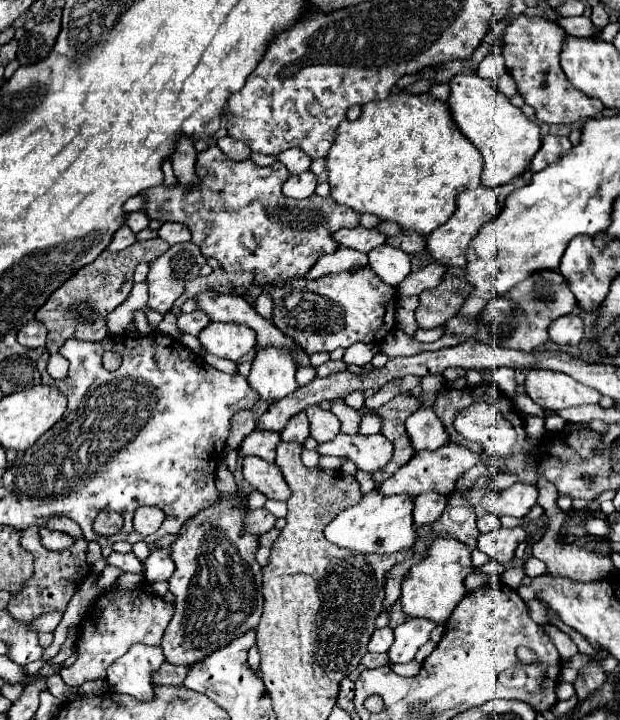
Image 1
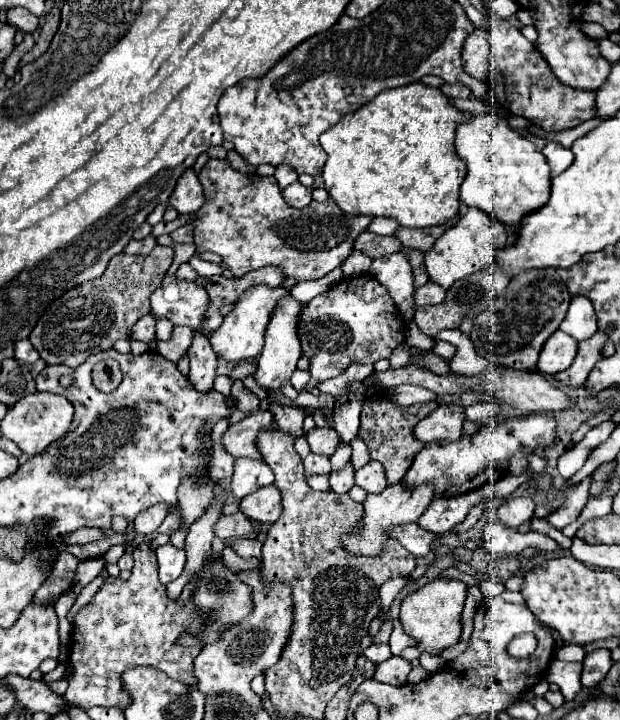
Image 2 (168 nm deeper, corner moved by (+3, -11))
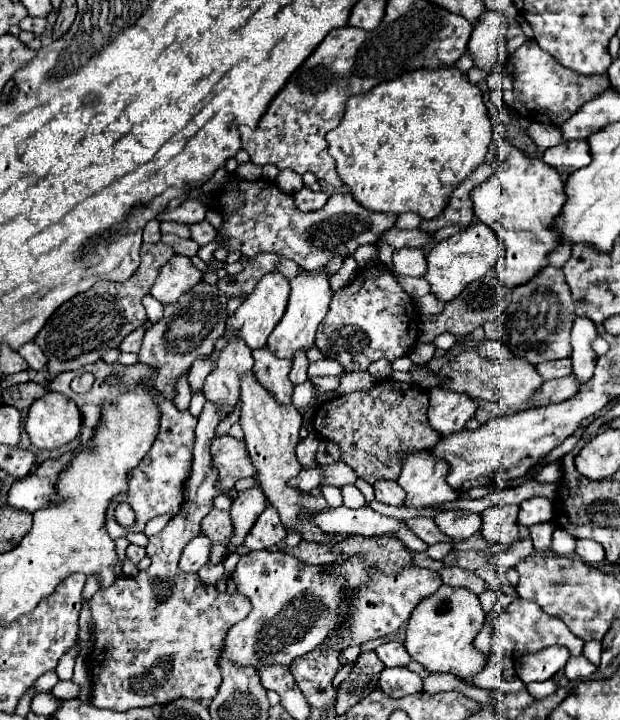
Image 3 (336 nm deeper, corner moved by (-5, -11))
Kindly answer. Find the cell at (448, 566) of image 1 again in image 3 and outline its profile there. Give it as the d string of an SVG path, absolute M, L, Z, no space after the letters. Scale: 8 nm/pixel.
M442 585L436 595L424 599L412 613L406 631L406 651L418 661L430 675L452 673L458 679L472 683L472 677L482 671L488 657L474 647L474 637L482 629L486 613L482 611L478 597L462 587Z

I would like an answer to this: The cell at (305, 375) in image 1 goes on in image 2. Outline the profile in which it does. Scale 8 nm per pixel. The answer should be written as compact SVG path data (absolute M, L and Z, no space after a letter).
M296 371L296 373L292 375L292 379L290 379L292 387L294 387L298 393L302 393L302 391L306 389L308 381L310 381L310 373L308 373L308 371Z

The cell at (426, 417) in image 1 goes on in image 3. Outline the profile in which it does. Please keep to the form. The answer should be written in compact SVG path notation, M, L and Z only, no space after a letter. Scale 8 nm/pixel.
M430 389L430 409L428 419L430 425L442 435L452 435L464 429L466 421L474 417L478 409L478 401L474 401L466 393L446 391L446 389Z

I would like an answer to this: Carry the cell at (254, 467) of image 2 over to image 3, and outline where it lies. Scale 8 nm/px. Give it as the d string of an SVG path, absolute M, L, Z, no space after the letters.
M252 487L244 493L238 493L238 499L232 503L230 507L230 515L232 515L232 539L228 541L226 549L230 553L234 553L238 547L242 547L248 531L252 529L254 521L260 517L260 513L266 509L266 497L264 491L260 487Z

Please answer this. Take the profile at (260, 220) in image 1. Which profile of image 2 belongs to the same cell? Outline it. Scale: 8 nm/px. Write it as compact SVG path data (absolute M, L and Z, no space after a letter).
M208 159L208 163L204 165L198 177L204 187L206 202L198 213L194 213L190 221L190 225L194 227L196 253L204 253L204 251L218 253L236 279L246 275L248 271L254 271L256 267L266 267L266 265L282 267L284 275L296 281L320 279L328 275L332 269L342 265L342 261L352 253L354 239L372 221L372 217L368 215L346 215L332 199L324 203L312 201L304 209L290 207L284 201L274 175L270 177L262 177L256 173L242 175L234 171L224 159Z

